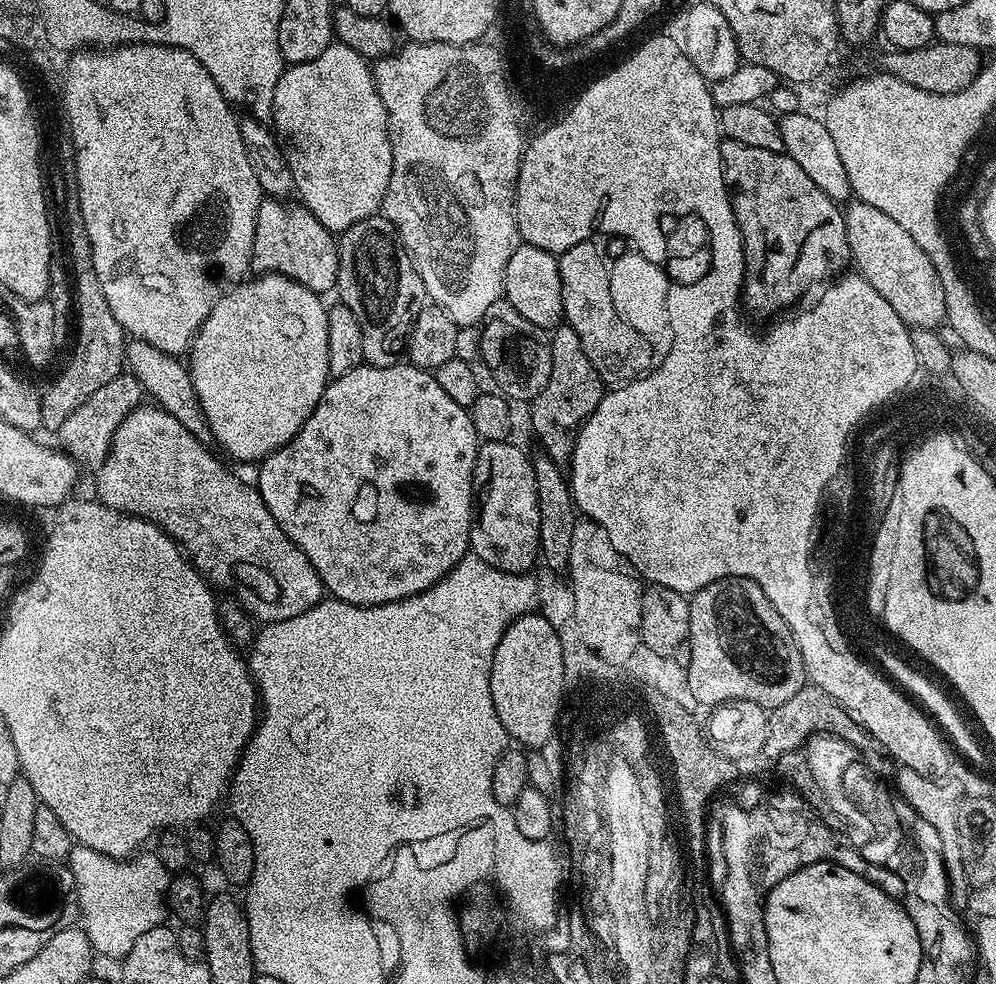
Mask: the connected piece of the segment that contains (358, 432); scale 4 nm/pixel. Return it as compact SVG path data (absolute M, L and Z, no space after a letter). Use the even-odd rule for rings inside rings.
M365 362L329 383L318 406L314 406L310 418L306 418L298 434L294 434L294 438L286 446L259 461L260 477L254 480L254 484L262 494L262 502L266 502L266 510L274 514L274 522L278 522L285 534L300 547L302 554L306 554L325 589L335 599L367 606L389 604L395 600L405 600L407 596L416 596L434 586L459 560L469 555L474 523L472 475L476 472L476 464L478 465L478 437L471 411L458 406L458 402L454 402L454 398L450 398L450 394L446 394L446 390L438 386L431 371L418 368L411 362L397 362L381 368Z

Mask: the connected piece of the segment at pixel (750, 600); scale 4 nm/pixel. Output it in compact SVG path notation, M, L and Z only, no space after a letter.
M727 576L691 593L688 604L687 688L697 705L745 700L763 708L777 708L806 687L804 659L790 626L774 610L758 582Z

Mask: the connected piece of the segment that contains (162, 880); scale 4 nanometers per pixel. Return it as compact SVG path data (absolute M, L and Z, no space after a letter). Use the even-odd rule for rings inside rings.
M83 846L73 847L72 852L68 855L66 861L67 867L72 870L72 879L74 881L75 887L78 889L78 920L82 925L86 938L90 938L92 943L93 953L97 957L109 956L110 959L116 960L115 962L123 961L126 954L130 954L130 946L134 946L134 942L138 942L138 938L142 938L142 934L146 934L146 930L151 928L161 927L163 925L164 916L167 917L168 907L167 907L167 895L168 895L168 884L171 880L170 871L163 865L157 854L154 852L142 852L133 855L131 858L117 858L114 856L107 856L102 854L98 850L92 850Z

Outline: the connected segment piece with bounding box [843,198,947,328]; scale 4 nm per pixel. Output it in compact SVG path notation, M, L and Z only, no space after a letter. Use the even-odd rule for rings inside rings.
M851 199L844 208L849 255L868 282L911 327L934 328L947 319L945 288L929 256L894 218L876 206Z

